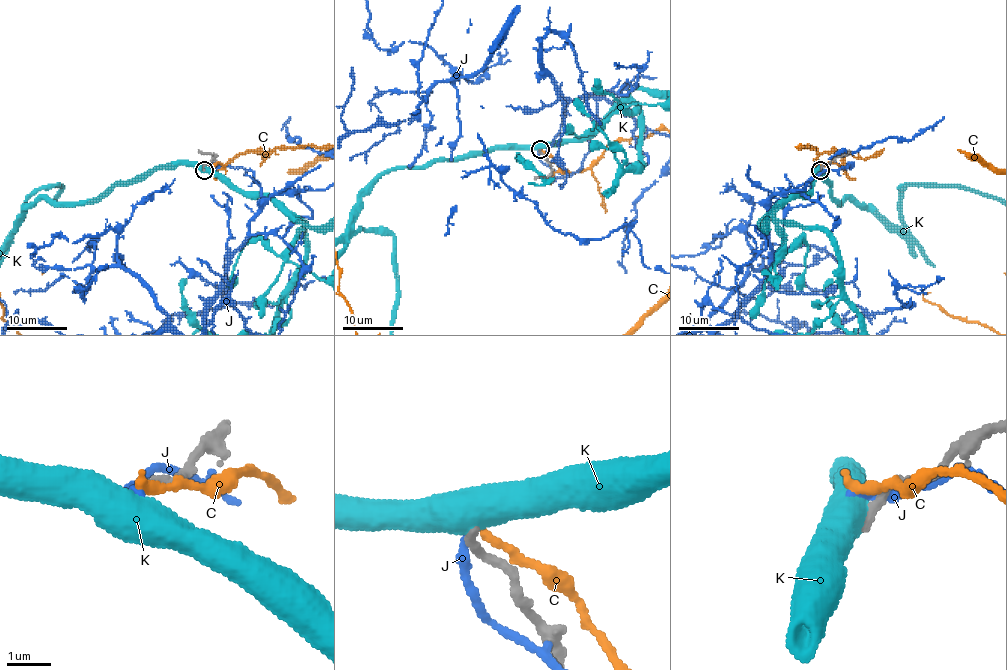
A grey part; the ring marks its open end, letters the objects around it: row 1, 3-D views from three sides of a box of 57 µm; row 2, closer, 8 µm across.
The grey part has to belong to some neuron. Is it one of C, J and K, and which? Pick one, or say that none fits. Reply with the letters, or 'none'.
none

